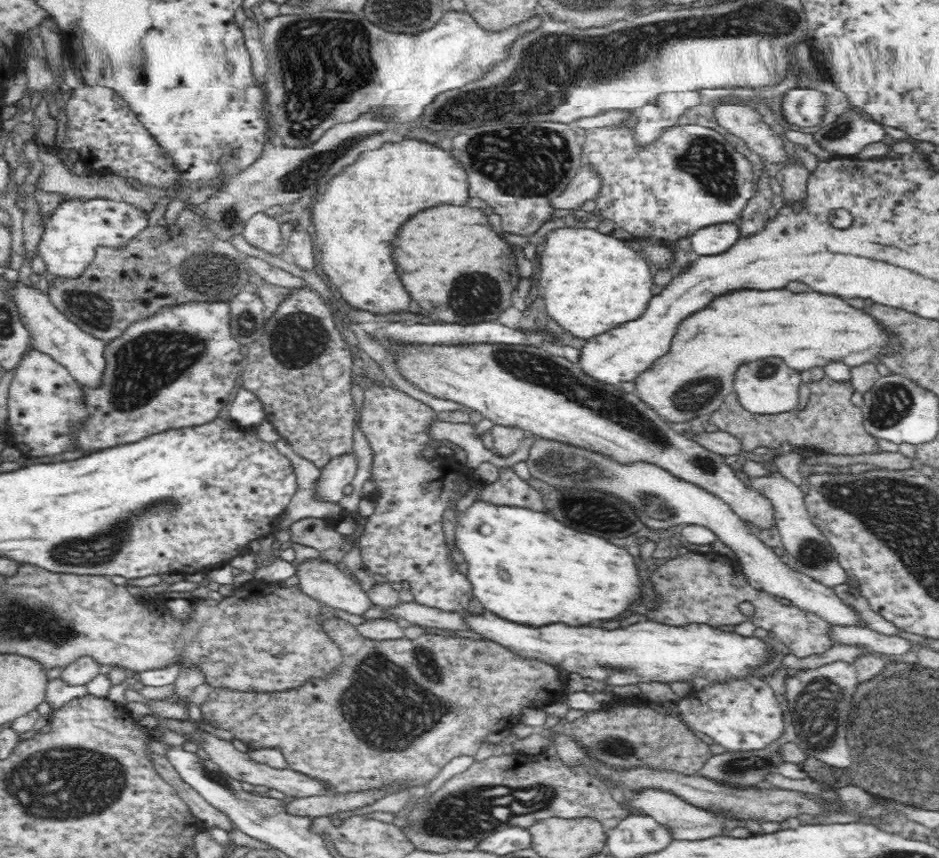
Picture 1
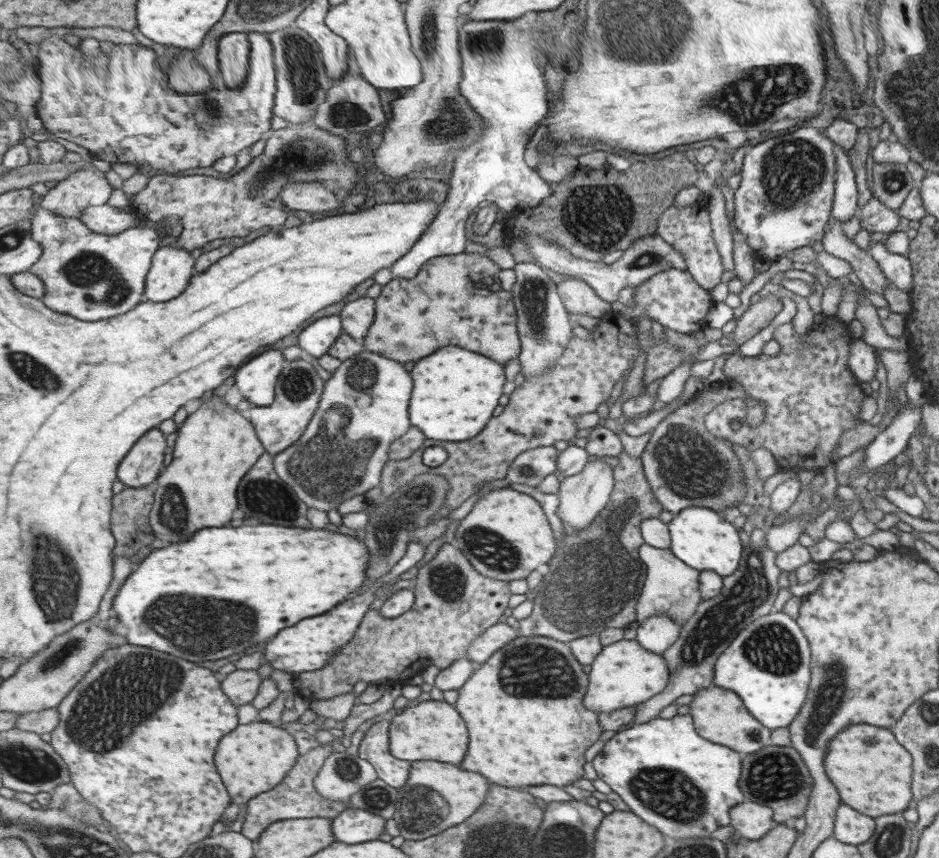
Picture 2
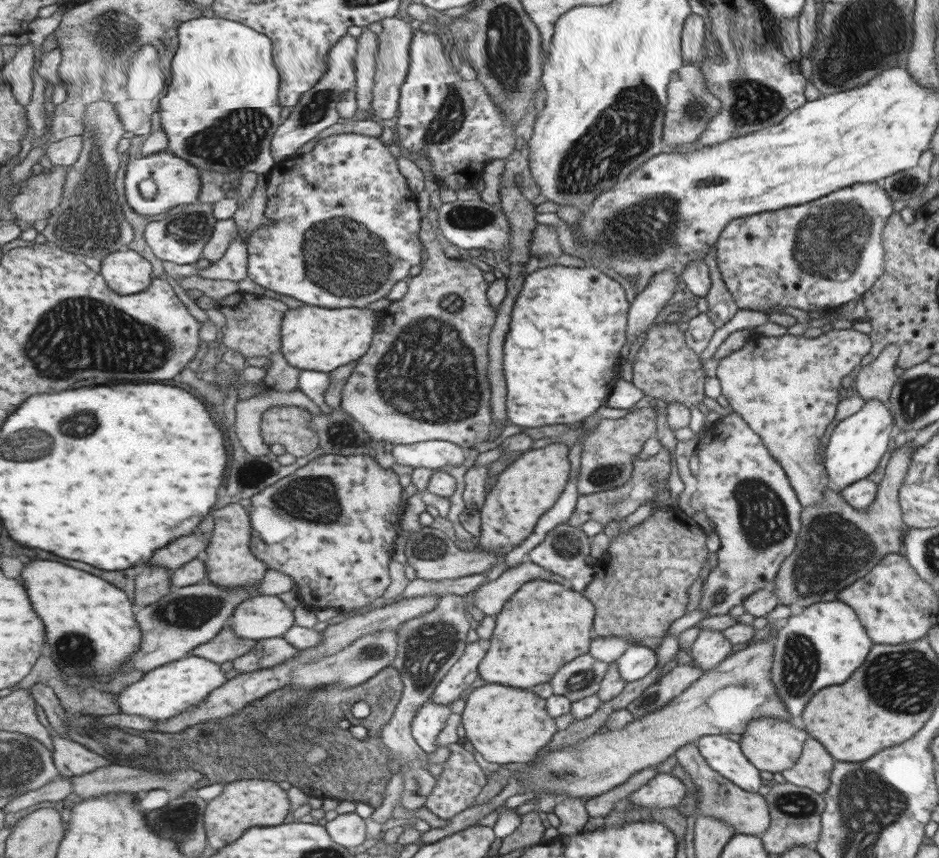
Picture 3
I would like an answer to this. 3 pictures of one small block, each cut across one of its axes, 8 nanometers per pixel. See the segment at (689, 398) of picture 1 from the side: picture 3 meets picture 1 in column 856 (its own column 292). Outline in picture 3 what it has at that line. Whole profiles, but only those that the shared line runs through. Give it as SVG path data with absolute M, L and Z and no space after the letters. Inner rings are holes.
M309 305L289 309L282 323L281 352L291 366L301 370L333 372L364 356L363 352L372 344L373 320L373 311L367 307L330 309Z

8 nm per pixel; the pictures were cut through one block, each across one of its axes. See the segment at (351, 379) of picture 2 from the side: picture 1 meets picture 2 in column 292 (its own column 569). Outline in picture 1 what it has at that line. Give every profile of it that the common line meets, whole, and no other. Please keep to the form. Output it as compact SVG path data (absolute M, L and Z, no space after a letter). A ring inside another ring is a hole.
M534 437L534 446L530 448L526 464L532 477L546 481L550 485L602 489L626 499L628 503L634 505L634 511L640 515L640 519L645 524L645 533L653 529L670 530L678 524L707 526L717 539L728 545L736 554L741 571L752 588L786 598L796 608L815 614L834 627L867 628L868 626L862 614L850 604L844 604L844 600L834 593L833 588L824 586L807 574L795 572L789 567L785 559L778 557L772 548L760 541L760 538L751 532L746 522L740 520L725 502L698 488L695 484L673 478L671 474L653 464L640 462L619 466L595 452L537 437Z

